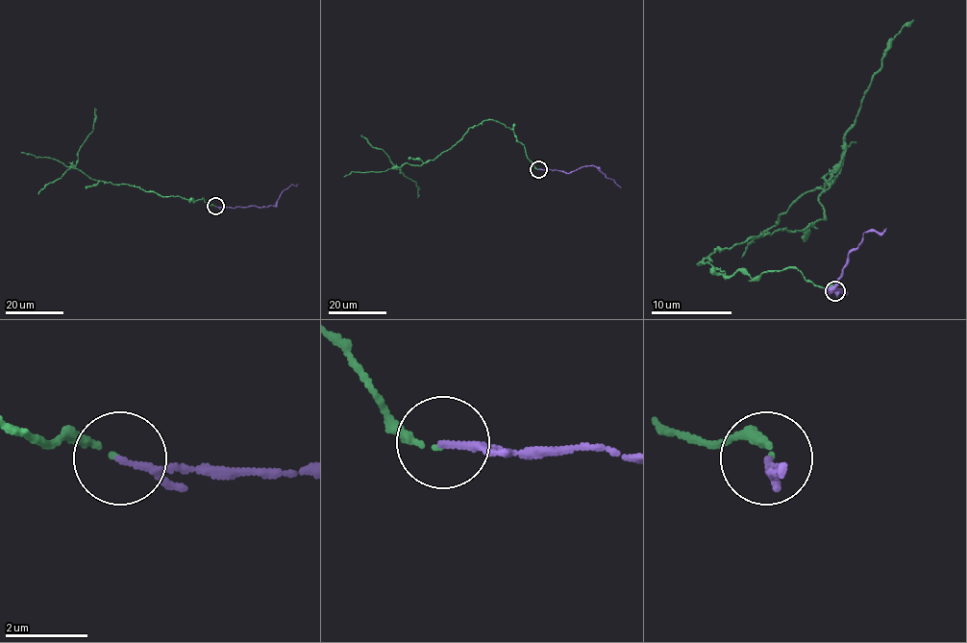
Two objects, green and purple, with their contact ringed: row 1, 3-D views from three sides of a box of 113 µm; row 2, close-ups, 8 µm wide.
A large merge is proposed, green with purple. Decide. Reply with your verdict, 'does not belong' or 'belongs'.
does not belong

